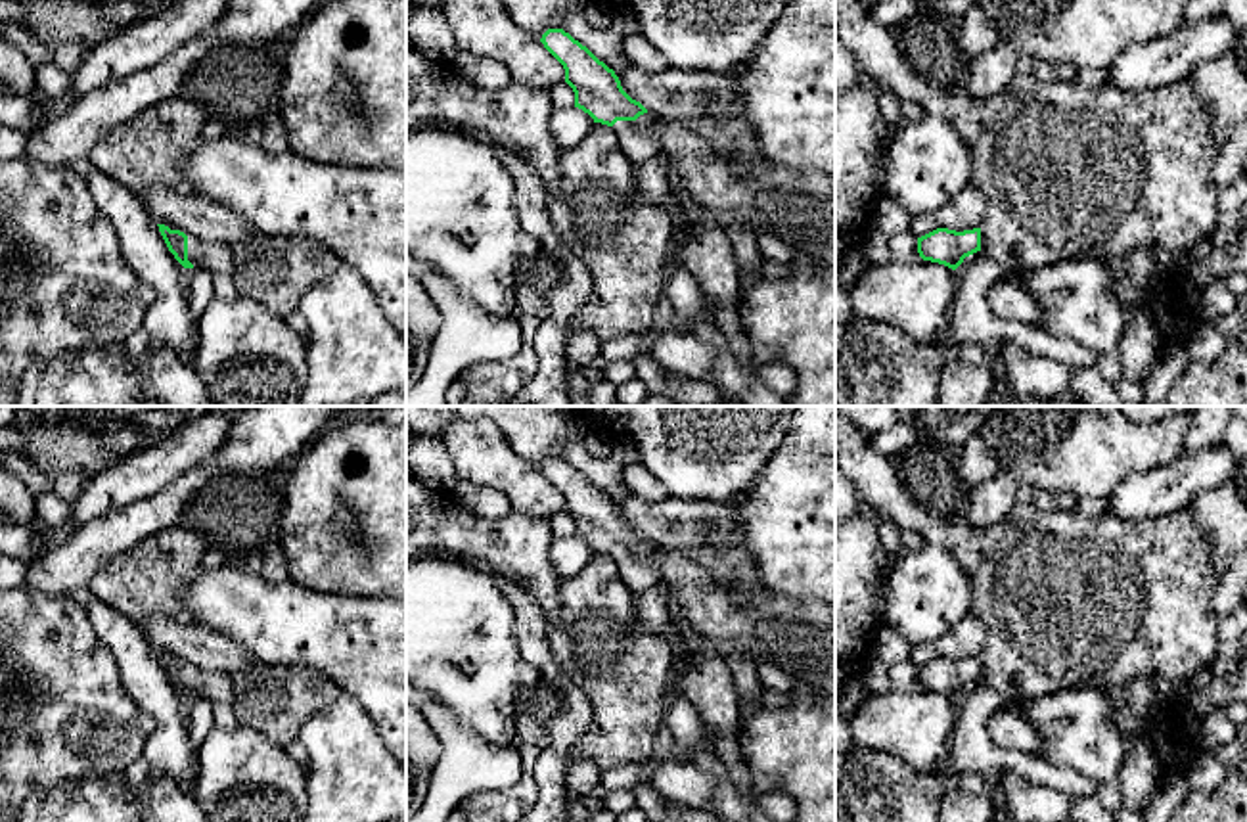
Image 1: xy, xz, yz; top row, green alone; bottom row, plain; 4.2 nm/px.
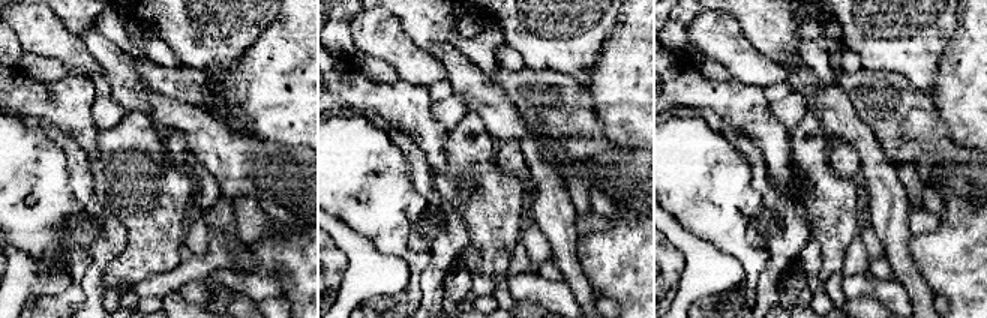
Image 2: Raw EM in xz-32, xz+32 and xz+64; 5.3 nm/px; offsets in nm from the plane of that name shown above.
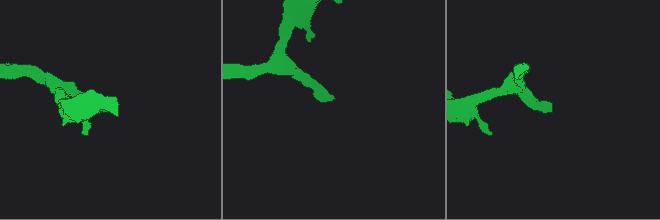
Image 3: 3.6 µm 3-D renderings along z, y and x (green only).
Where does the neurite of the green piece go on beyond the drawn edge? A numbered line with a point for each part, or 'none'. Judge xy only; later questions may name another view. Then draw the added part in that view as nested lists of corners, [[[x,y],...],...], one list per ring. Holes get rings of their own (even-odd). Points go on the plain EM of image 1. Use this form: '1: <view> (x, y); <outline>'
1: xy (215, 686); [[[188,665],[188,690],[193,697],[203,697],[211,703],[232,701],[234,684],[232,676],[218,671],[197,671]]]

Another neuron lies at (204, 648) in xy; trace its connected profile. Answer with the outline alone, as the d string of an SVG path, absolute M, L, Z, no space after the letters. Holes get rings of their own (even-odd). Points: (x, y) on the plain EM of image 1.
M151 617L140 628L157 653L180 659L197 671L236 674L259 665L255 655L239 642L209 627Z

